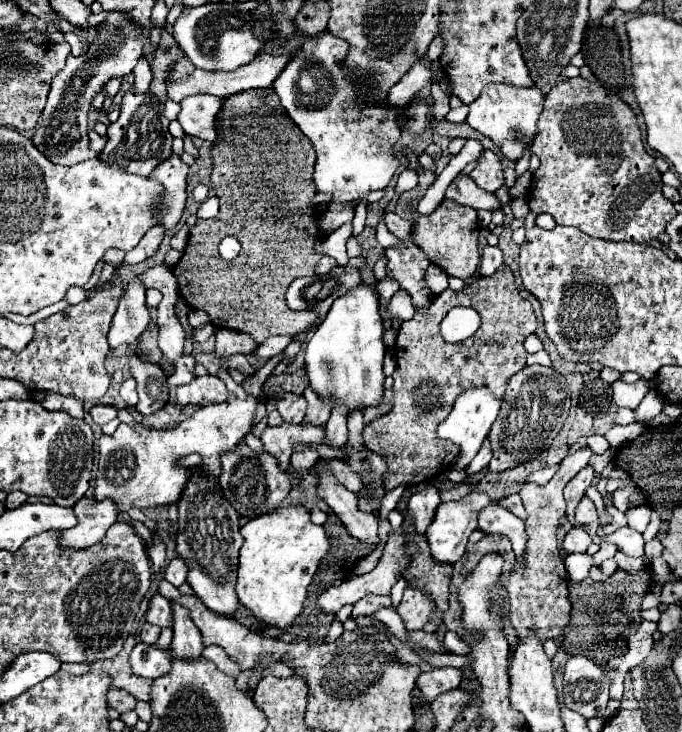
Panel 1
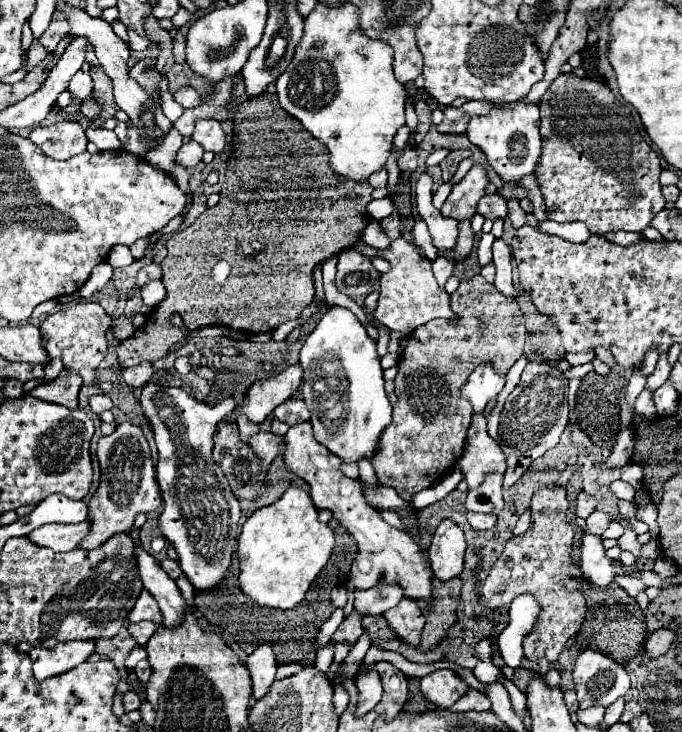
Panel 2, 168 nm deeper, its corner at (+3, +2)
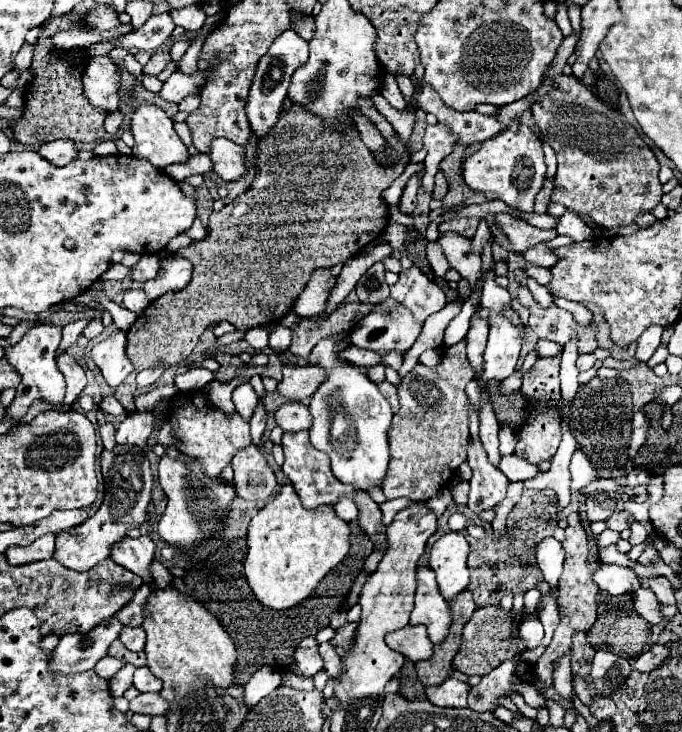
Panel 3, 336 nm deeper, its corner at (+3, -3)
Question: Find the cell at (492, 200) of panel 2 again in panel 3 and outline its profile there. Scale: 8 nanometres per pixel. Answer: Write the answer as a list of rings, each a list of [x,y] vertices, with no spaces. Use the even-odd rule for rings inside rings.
[[[496,214],[496,222],[498,226],[506,232],[506,236],[510,238],[510,242],[514,244],[514,248],[518,252],[526,252],[528,248],[532,248],[534,244],[552,240],[558,236],[558,232],[552,230],[542,230],[542,228],[534,228],[524,220],[518,218],[510,218],[510,214]]]

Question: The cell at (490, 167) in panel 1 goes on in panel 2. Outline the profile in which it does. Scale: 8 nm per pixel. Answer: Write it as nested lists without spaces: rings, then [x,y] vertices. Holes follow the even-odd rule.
[[[472,165],[460,183],[452,187],[450,197],[442,205],[442,215],[452,219],[470,219],[476,213],[476,203],[488,187],[488,175],[484,165]]]

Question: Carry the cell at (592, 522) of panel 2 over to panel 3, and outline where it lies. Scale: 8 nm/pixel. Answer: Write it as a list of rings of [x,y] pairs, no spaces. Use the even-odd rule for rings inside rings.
[[[618,512],[618,514],[614,514],[610,520],[606,520],[608,528],[610,528],[610,530],[618,530],[618,532],[630,528],[632,522],[634,522],[634,516],[632,516],[630,512]]]

